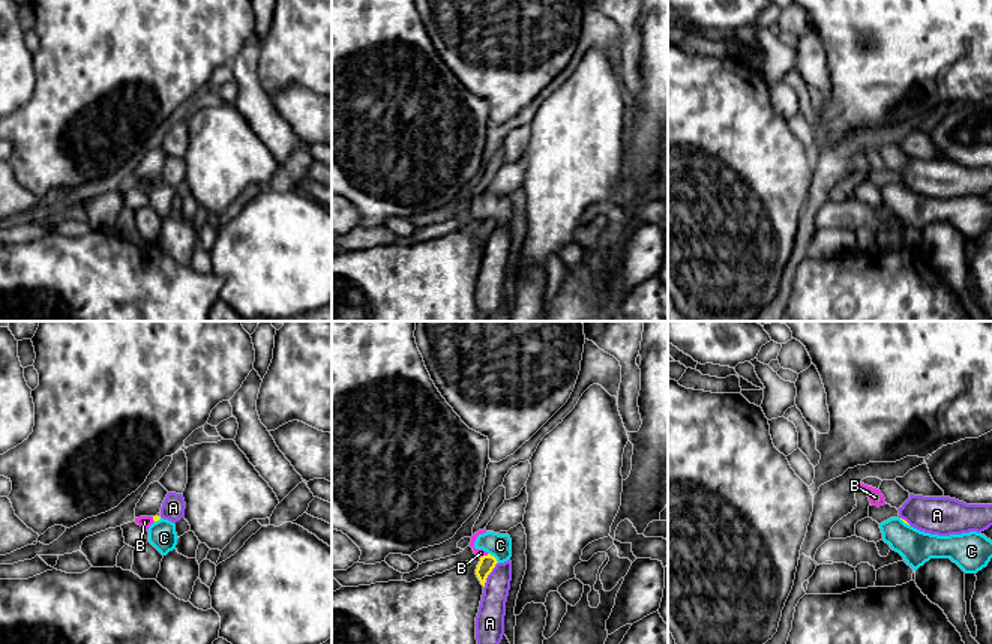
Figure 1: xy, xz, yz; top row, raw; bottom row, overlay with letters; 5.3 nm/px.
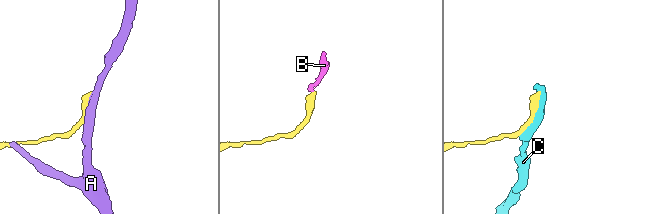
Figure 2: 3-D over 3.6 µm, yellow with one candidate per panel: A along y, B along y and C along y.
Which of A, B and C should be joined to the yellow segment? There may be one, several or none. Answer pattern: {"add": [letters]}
{"add": []}

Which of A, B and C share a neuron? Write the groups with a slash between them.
A / B C

